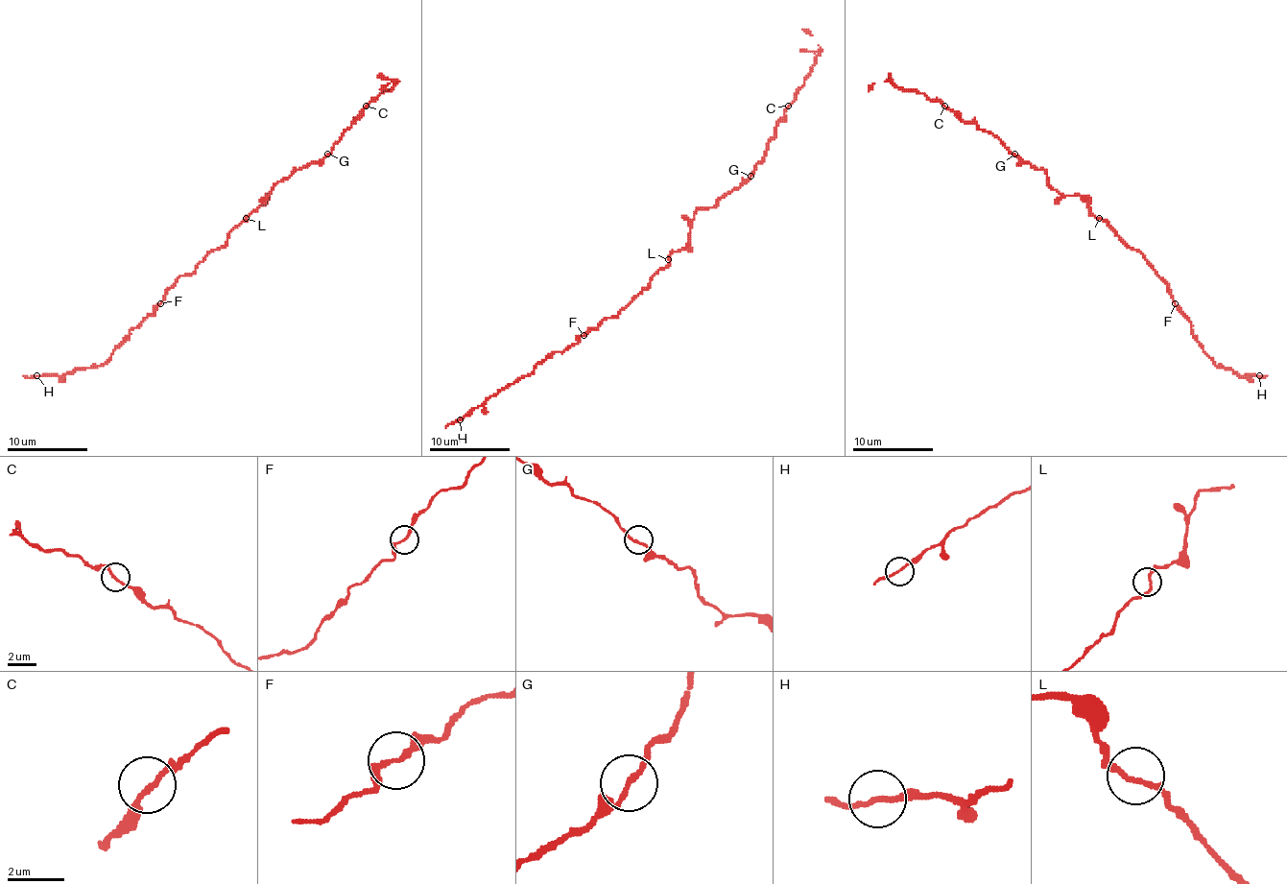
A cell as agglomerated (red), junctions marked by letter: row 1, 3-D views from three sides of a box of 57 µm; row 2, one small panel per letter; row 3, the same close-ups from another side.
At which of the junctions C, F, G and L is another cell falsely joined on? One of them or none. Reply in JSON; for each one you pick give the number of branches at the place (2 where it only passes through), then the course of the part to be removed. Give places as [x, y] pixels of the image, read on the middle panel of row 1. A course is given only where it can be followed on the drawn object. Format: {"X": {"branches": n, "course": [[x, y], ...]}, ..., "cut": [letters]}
{"cut": []}

